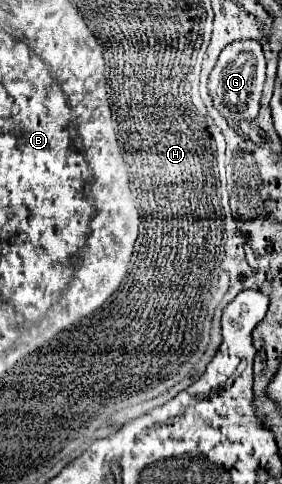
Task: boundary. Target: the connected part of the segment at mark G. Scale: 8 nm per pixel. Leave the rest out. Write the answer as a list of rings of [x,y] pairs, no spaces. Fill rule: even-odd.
[[[257,40],[231,42],[229,46],[223,48],[209,76],[209,94],[215,108],[227,114],[231,120],[253,120],[259,114],[263,80],[265,80],[265,58],[261,52],[261,44]],[[227,104],[229,104],[229,112],[227,112]]]

